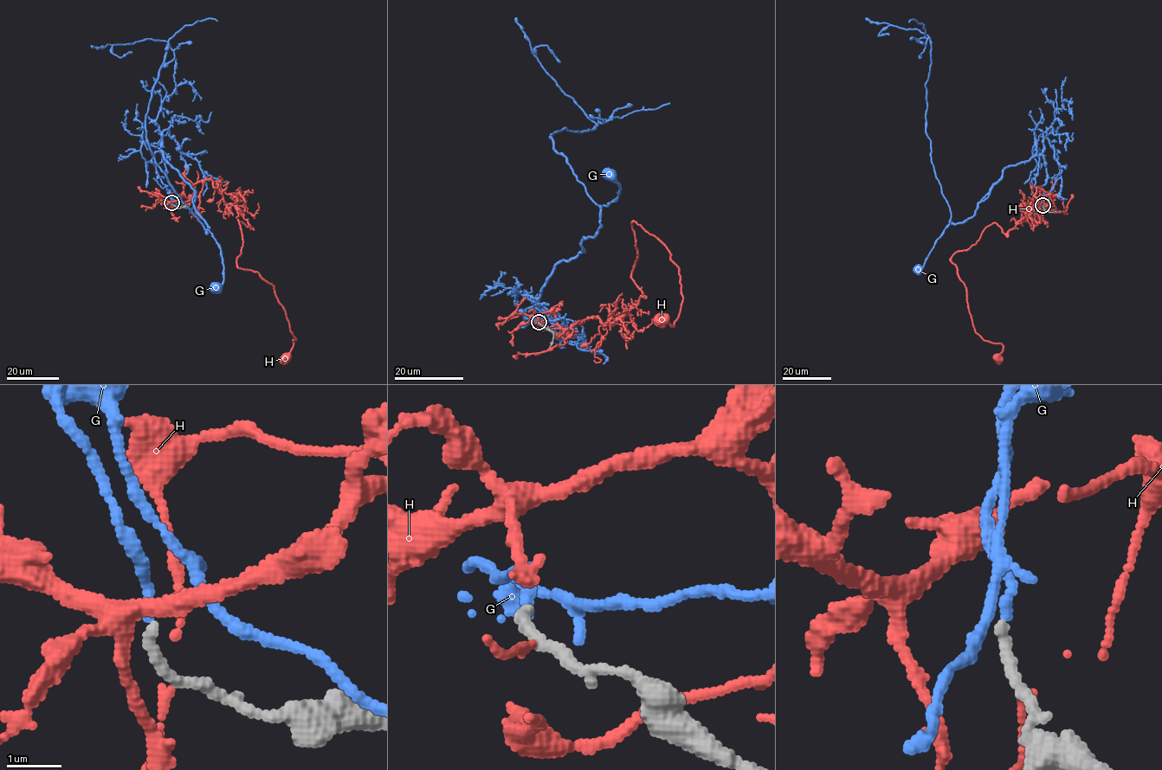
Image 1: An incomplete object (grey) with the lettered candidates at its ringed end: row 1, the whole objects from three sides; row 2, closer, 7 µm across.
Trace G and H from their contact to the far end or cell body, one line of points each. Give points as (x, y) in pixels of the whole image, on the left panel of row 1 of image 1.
G: (171, 202), (151, 159), (158, 150), (194, 191), (193, 207), (220, 249), (223, 280), (218, 288)
H: (172, 205), (205, 180), (234, 195), (250, 227), (237, 220), (237, 266), (274, 290), (295, 338), (285, 358)

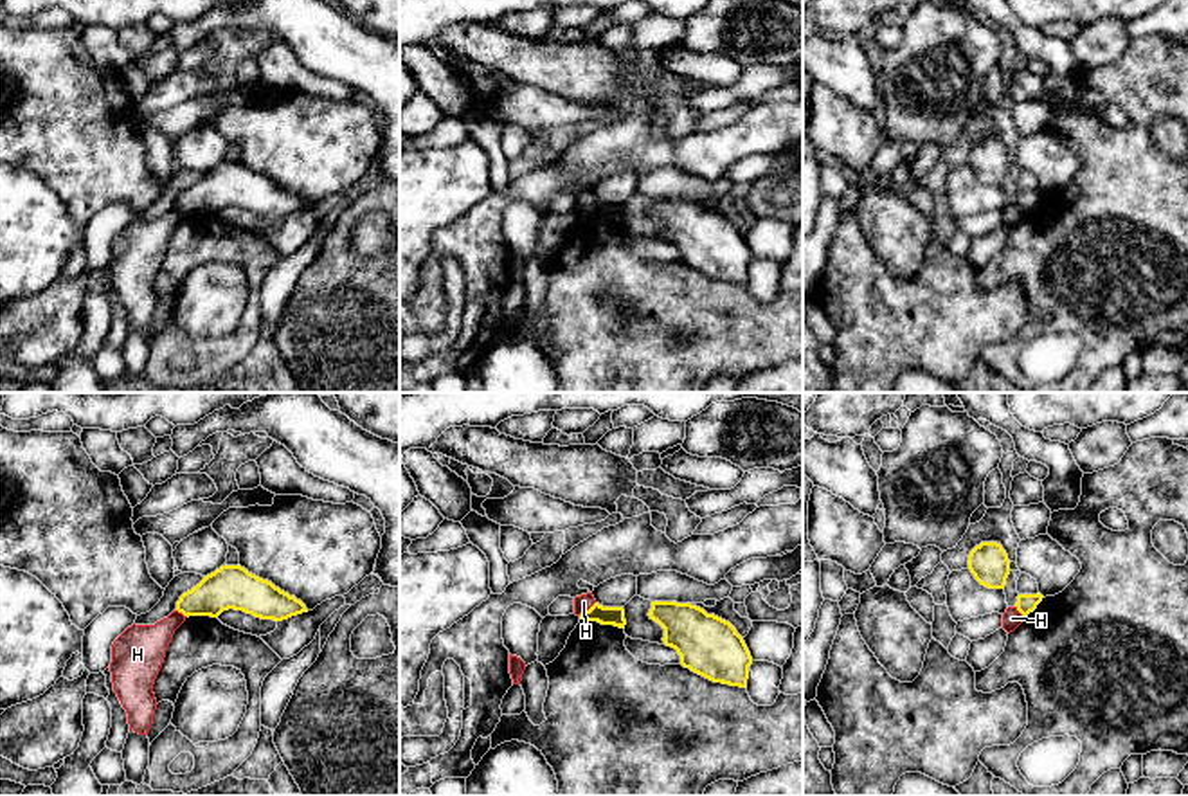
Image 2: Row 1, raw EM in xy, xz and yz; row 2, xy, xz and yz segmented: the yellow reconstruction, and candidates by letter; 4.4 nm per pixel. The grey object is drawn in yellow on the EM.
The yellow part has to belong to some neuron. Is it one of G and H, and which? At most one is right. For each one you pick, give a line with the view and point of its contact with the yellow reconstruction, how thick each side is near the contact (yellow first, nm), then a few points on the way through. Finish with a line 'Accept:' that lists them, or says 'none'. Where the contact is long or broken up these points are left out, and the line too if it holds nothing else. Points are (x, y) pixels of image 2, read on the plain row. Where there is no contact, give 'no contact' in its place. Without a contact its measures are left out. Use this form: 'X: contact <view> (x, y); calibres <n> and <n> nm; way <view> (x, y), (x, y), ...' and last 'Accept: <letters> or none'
G: no contact
Accept: G

